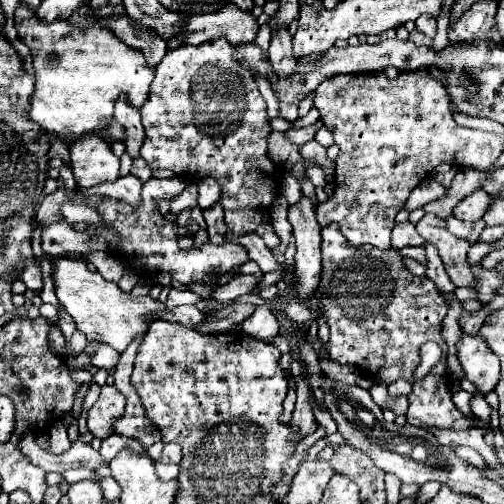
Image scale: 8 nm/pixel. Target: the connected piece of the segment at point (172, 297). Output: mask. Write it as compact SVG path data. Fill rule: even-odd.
M171 289L167 295L167 309L177 307L177 305L189 305L189 303L197 303L201 299L201 295L193 293L193 291L181 291L181 289Z

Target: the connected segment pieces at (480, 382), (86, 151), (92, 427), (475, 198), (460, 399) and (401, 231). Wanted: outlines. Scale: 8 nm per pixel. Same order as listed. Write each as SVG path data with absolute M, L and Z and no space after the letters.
M463 335L463 339L457 345L457 357L461 361L461 367L465 371L465 377L475 383L479 395L487 395L495 389L499 381L499 359L487 345L483 345L483 339L477 335Z
M85 135L71 145L71 169L79 189L119 179L119 157L111 151L107 139Z
M103 385L101 395L93 405L93 409L89 411L89 419L87 419L87 427L93 433L93 437L99 439L109 437L113 433L111 421L123 415L123 409L125 409L125 395L115 385Z
M479 189L479 191L467 195L465 199L461 199L455 205L453 215L459 217L459 219L463 219L463 221L477 221L487 211L487 201L489 201L489 195L483 189Z
M459 389L455 395L453 395L453 401L455 401L455 405L463 411L463 413L469 413L471 409L469 409L469 405L471 405L471 399L473 399L473 395L471 393L465 393L463 389Z
M411 221L405 223L395 223L393 227L393 235L391 235L391 245L395 249L403 249L407 245L423 245L425 239L417 233L415 225Z

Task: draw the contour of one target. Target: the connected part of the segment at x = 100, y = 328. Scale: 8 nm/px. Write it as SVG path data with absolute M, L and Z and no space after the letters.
M55 257L51 259L51 265L55 295L59 303L65 305L65 311L73 317L77 329L87 335L87 341L99 337L99 341L109 343L121 353L135 335L145 335L153 315L165 309L161 301L153 301L151 297L135 297L131 293L123 293L117 283L105 281L97 271L91 273L83 259Z

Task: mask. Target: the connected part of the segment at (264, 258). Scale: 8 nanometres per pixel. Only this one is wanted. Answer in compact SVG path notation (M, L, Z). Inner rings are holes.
M247 235L247 237L241 237L239 243L247 249L249 257L251 257L259 267L261 267L263 273L271 273L271 271L279 271L279 269L283 269L283 267L275 261L273 253L265 247L265 243L263 243L261 237Z

